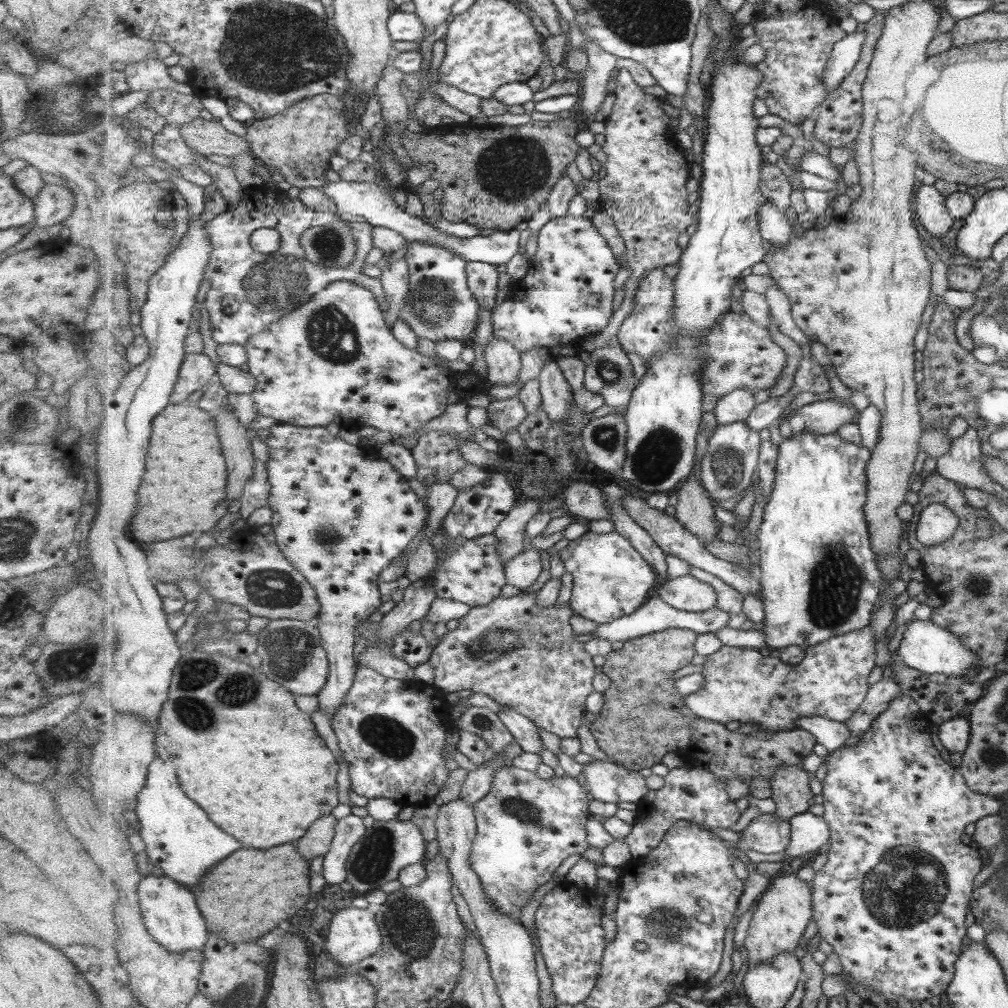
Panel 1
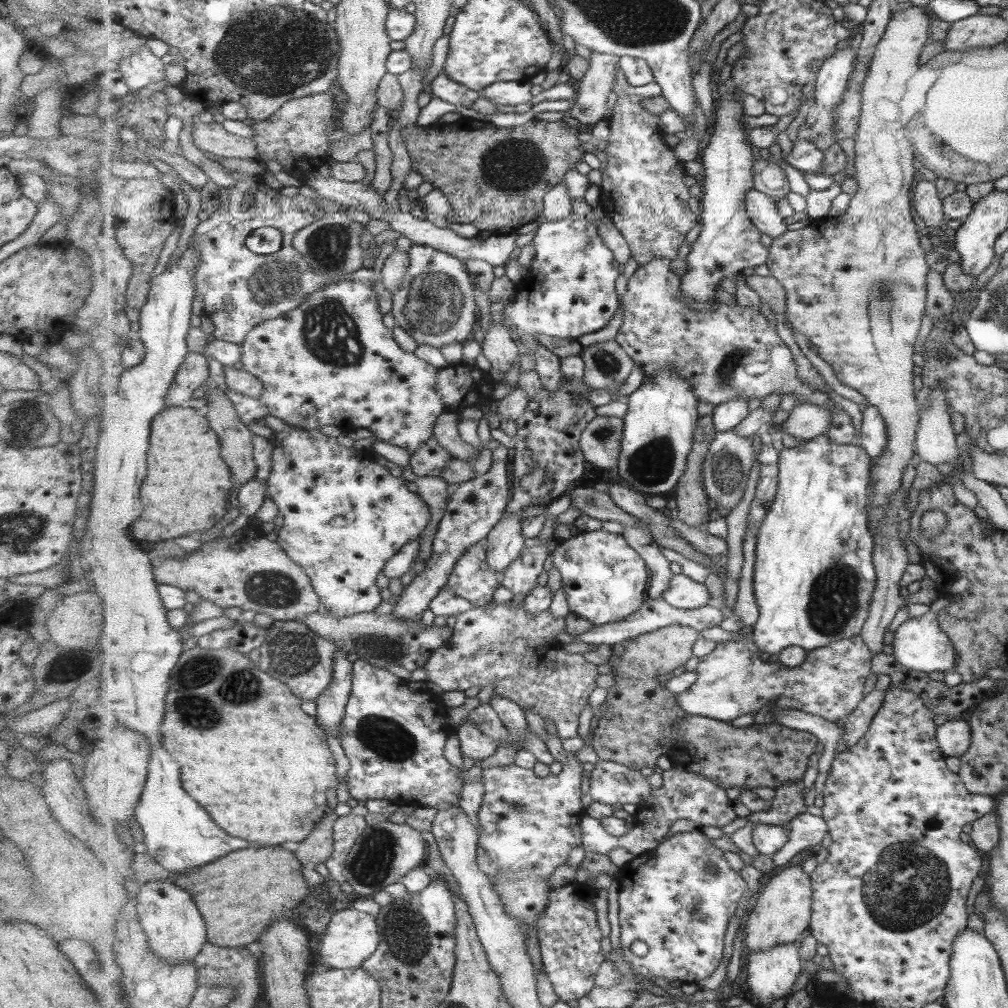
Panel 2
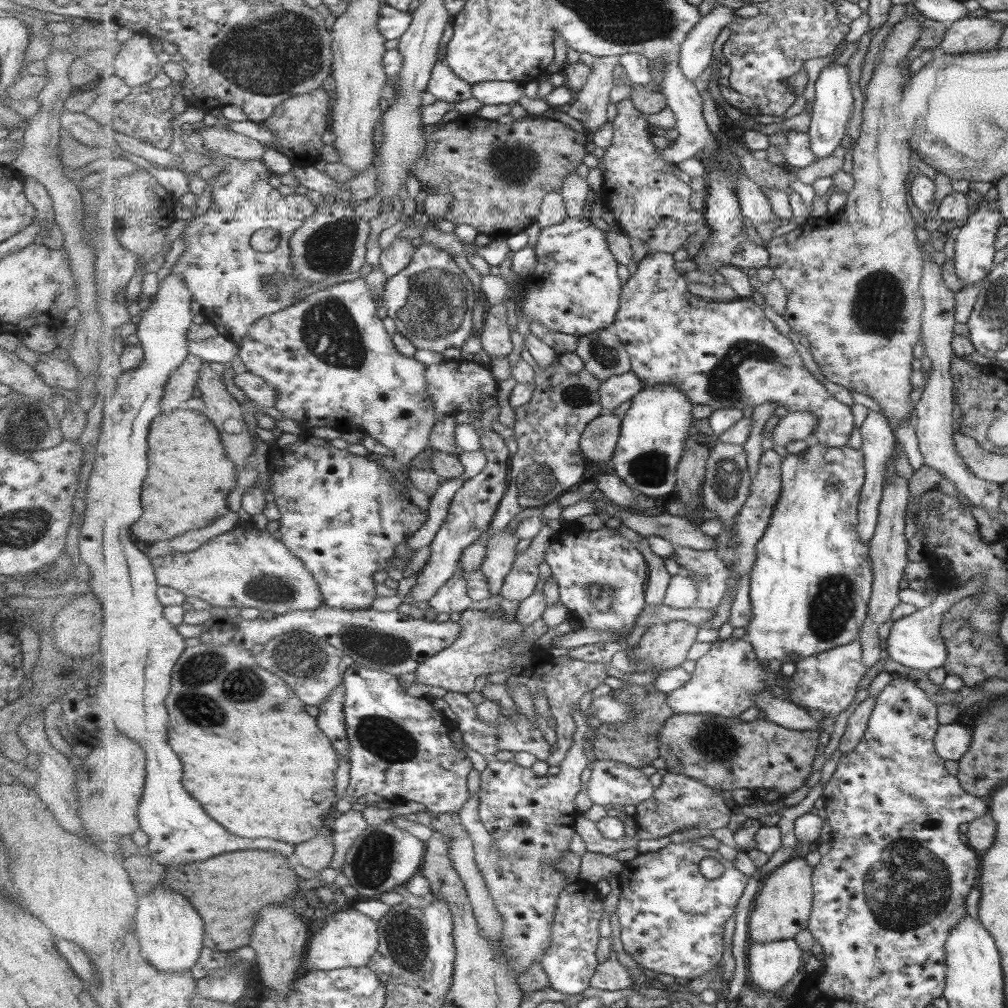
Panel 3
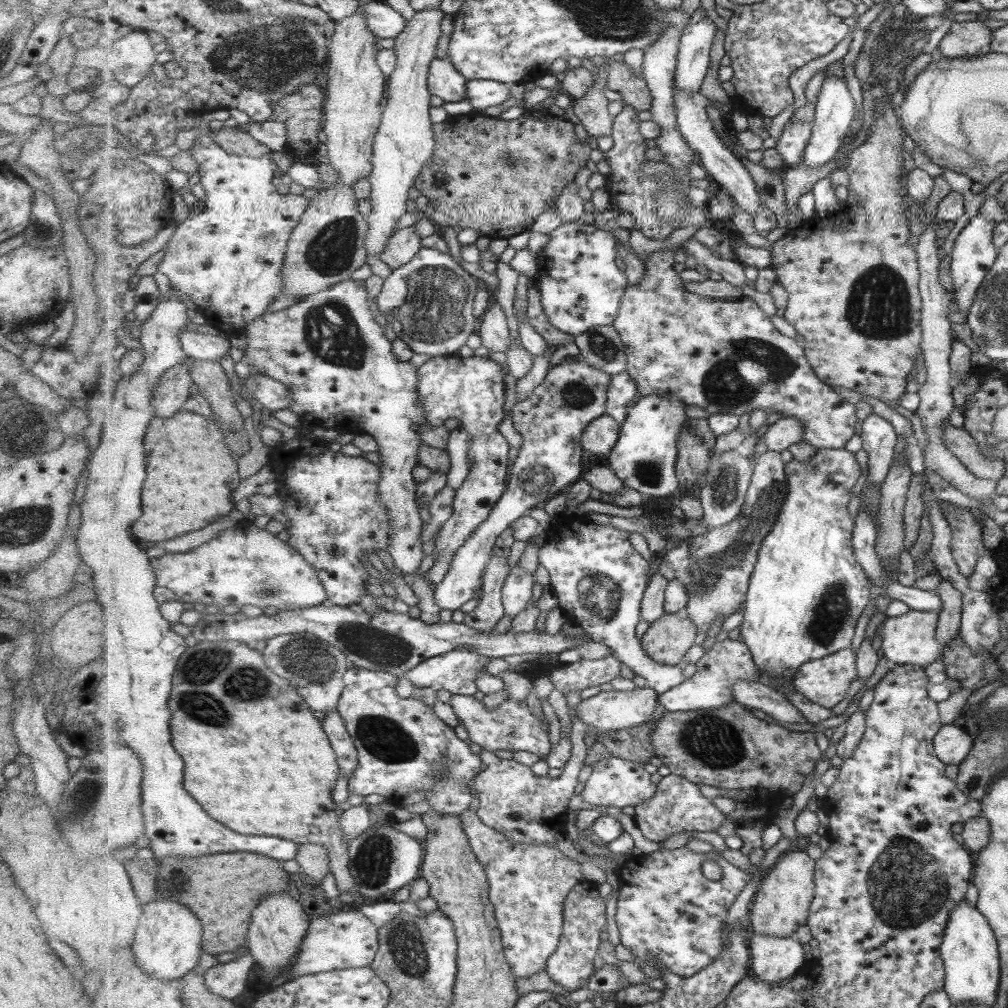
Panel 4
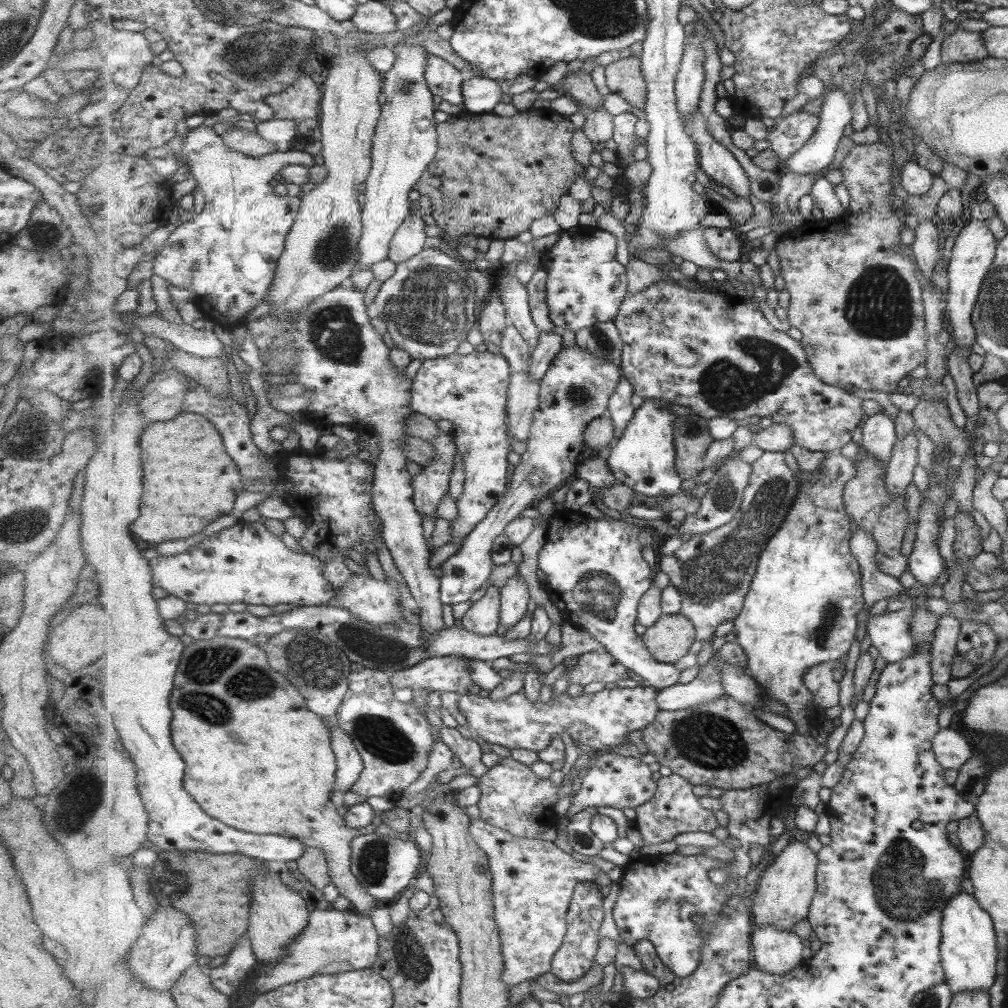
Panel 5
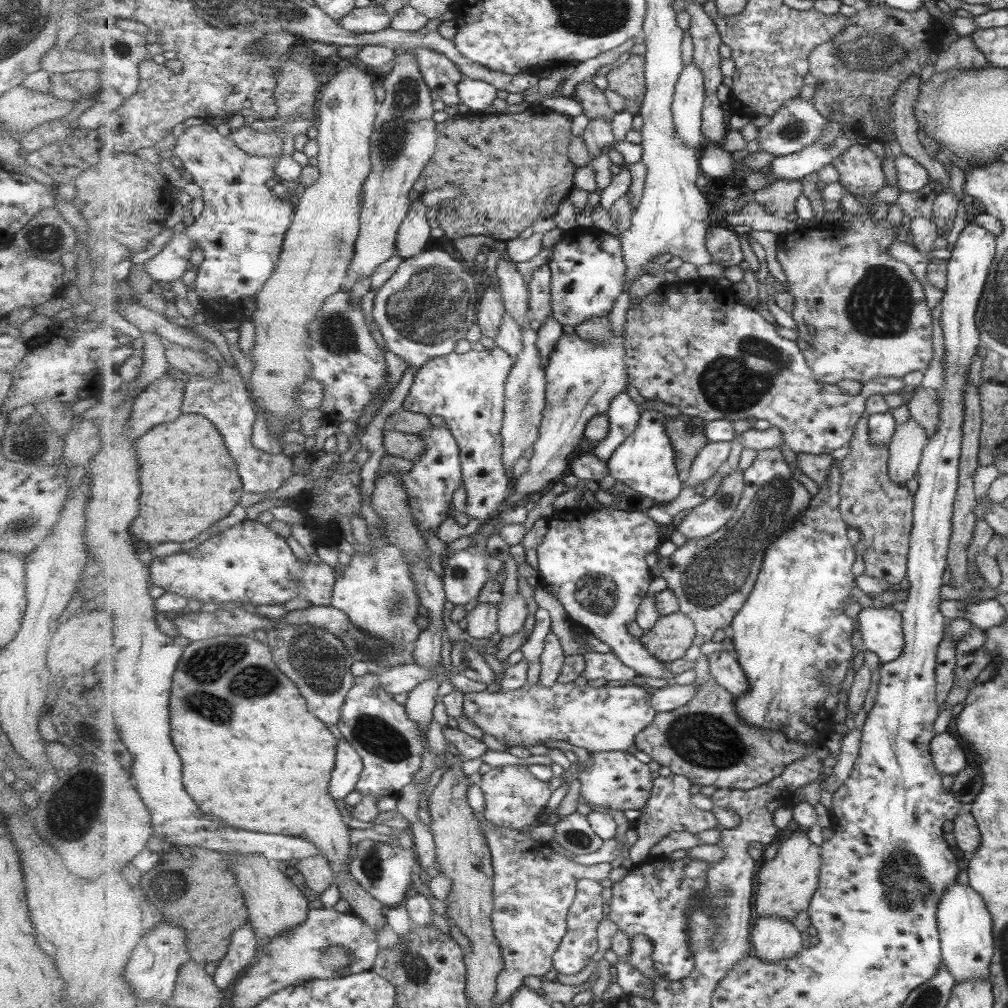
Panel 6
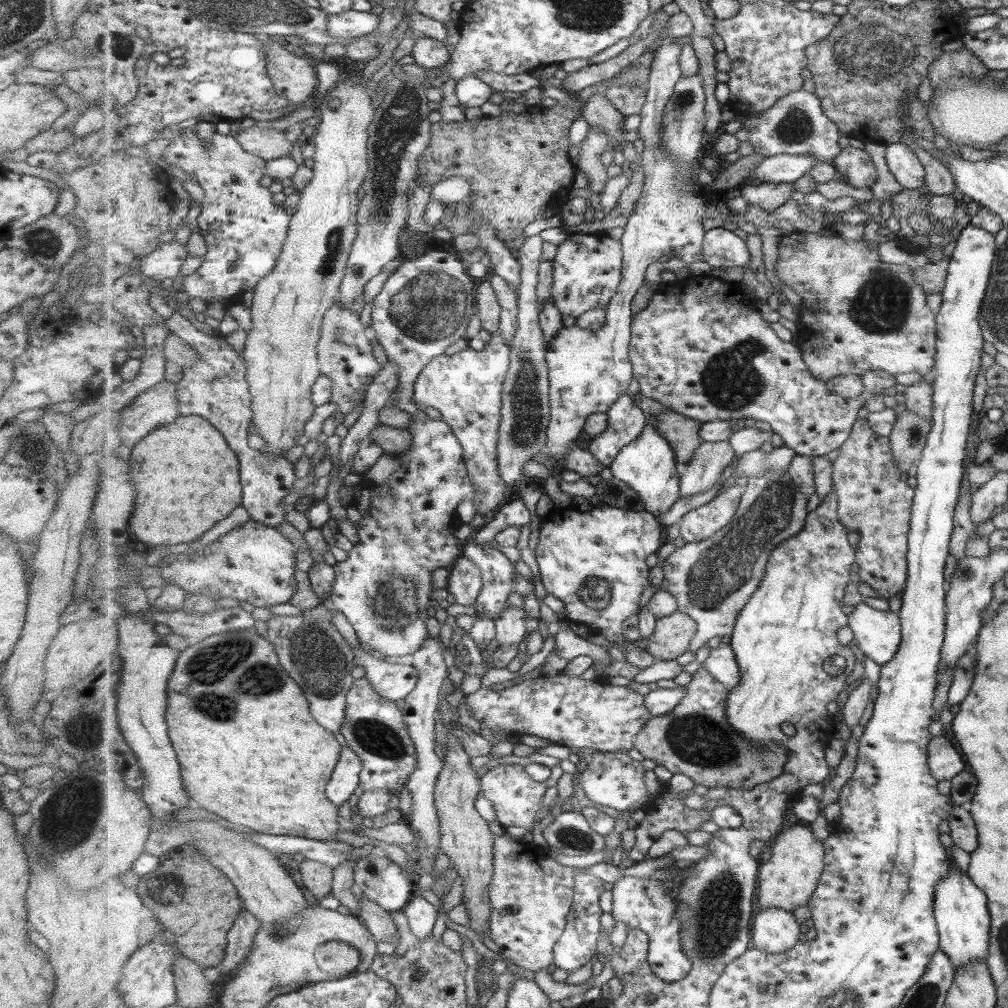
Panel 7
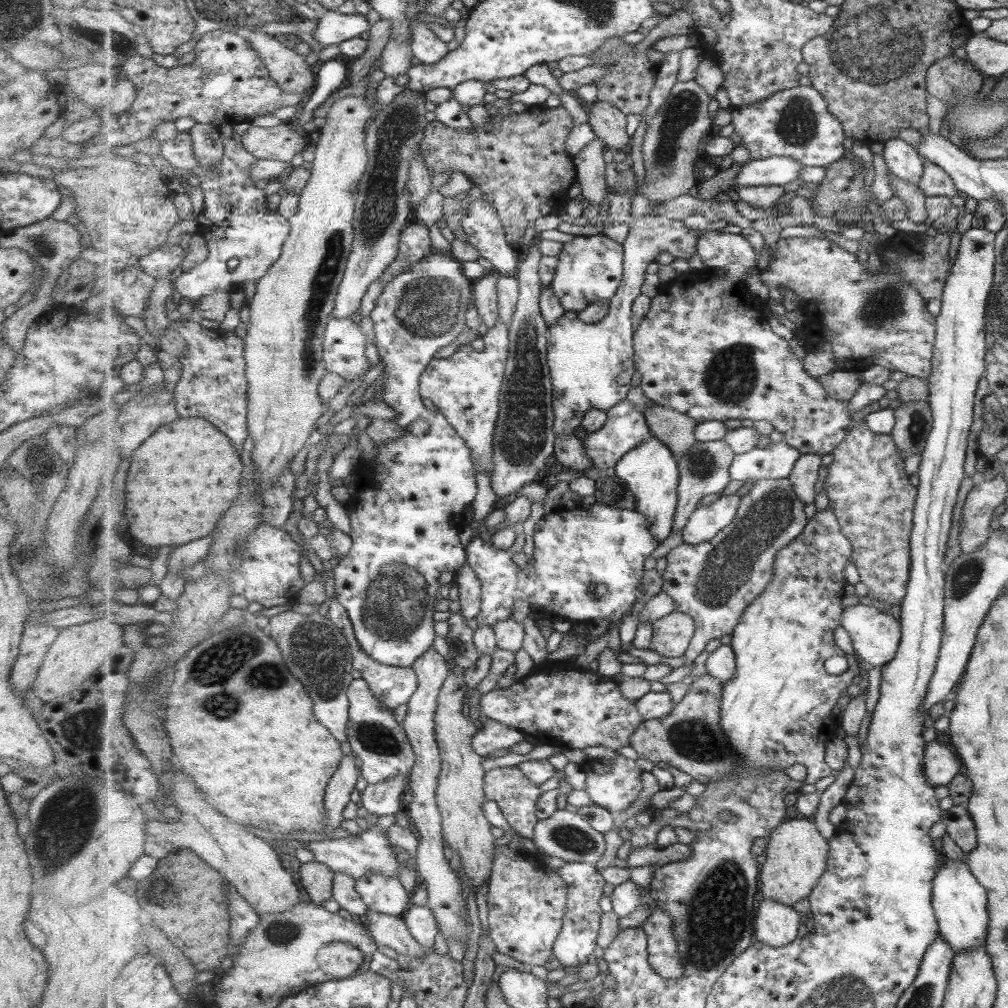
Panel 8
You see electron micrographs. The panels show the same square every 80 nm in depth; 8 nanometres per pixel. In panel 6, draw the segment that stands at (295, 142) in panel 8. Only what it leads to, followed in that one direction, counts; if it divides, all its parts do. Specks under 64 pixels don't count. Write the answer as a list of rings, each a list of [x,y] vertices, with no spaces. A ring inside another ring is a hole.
[[[235,122],[229,138],[243,152],[250,153],[250,156],[281,156],[283,152],[284,140],[281,139],[281,136],[275,133],[256,132],[247,124],[241,126]]]

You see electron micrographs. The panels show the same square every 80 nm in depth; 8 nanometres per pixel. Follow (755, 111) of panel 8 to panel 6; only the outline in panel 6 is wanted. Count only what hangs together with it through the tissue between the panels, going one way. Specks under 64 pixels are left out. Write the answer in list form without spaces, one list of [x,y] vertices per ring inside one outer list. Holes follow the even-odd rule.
[[[793,98],[784,104],[784,107],[775,116],[771,117],[771,121],[767,125],[758,129],[756,141],[759,142],[761,151],[769,152],[776,158],[787,157],[823,140],[823,132],[827,132],[827,123],[829,120],[814,107],[812,99],[801,101],[801,99]]]

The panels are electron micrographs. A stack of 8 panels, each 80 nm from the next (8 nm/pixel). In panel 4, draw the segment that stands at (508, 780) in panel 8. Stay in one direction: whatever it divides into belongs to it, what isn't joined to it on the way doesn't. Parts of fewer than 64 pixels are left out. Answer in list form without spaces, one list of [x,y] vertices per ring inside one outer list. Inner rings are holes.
[[[580,691],[567,694],[565,701],[572,723],[572,756],[558,777],[552,779],[548,775],[539,776],[533,768],[523,765],[517,760],[501,760],[493,752],[479,747],[481,749],[480,756],[487,766],[470,782],[470,786],[477,790],[480,800],[477,814],[487,826],[504,834],[513,842],[536,844],[537,846],[548,844],[557,848],[559,838],[567,833],[568,812],[570,811],[567,806],[569,806],[569,800],[576,795],[576,791],[579,791],[577,788],[579,774],[586,766],[590,748],[585,742],[588,724],[584,723],[584,720],[577,715],[576,710],[582,702]]]

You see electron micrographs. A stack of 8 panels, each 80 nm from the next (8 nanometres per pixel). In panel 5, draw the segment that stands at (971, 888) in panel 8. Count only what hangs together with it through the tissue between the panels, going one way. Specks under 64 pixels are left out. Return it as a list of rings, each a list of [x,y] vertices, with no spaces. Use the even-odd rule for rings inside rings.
[[[965,892],[955,895],[947,901],[941,924],[941,961],[945,970],[945,981],[948,991],[956,992],[988,992],[997,975],[997,940],[991,917],[983,912],[973,896]]]

